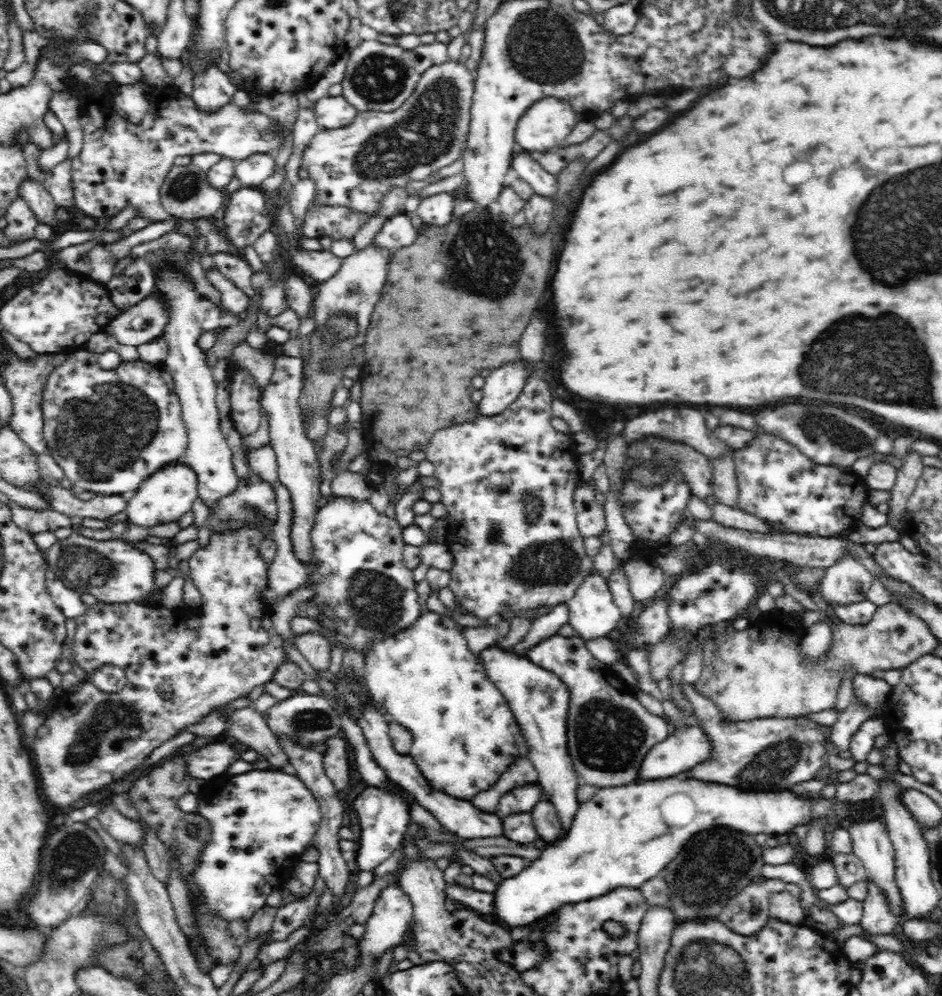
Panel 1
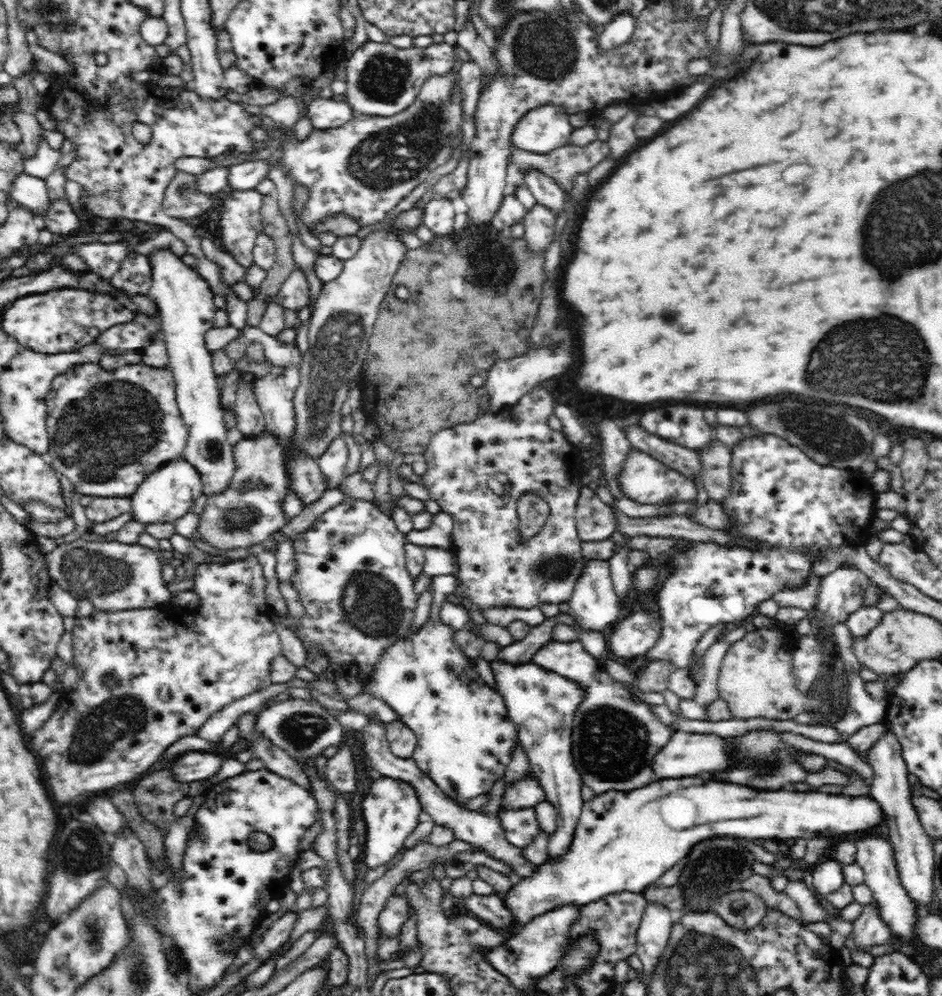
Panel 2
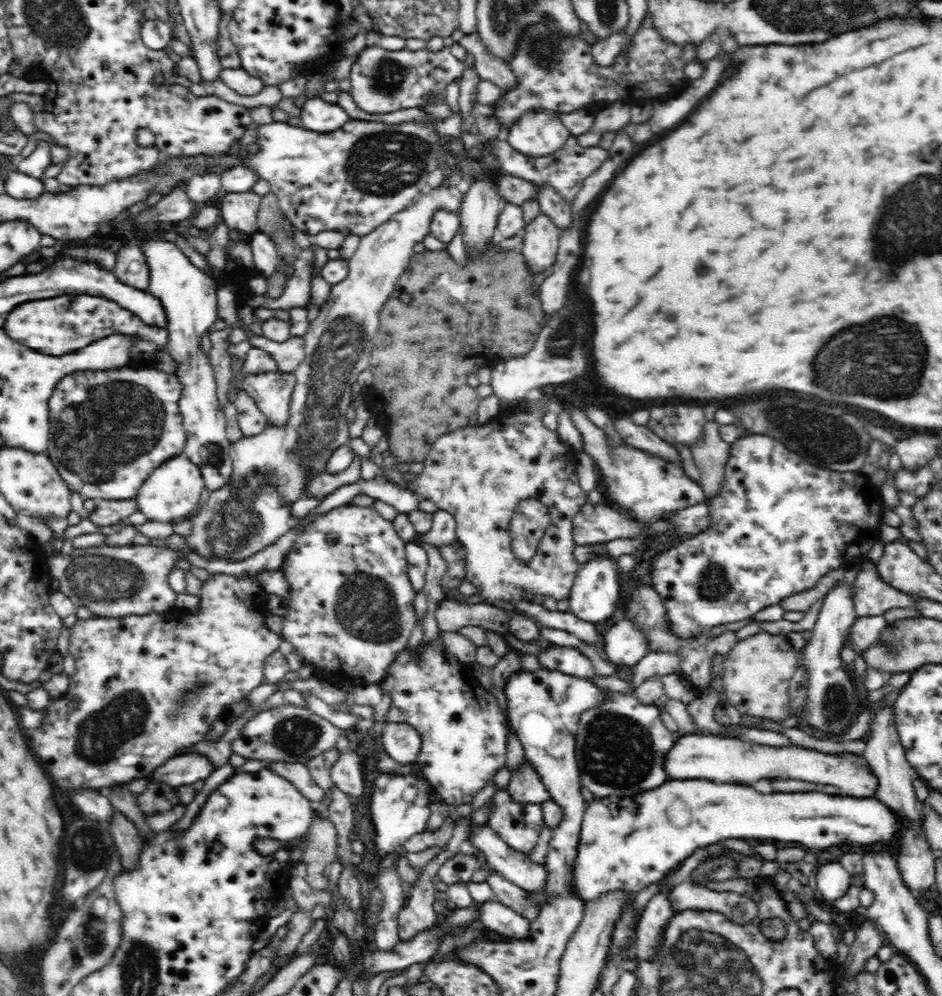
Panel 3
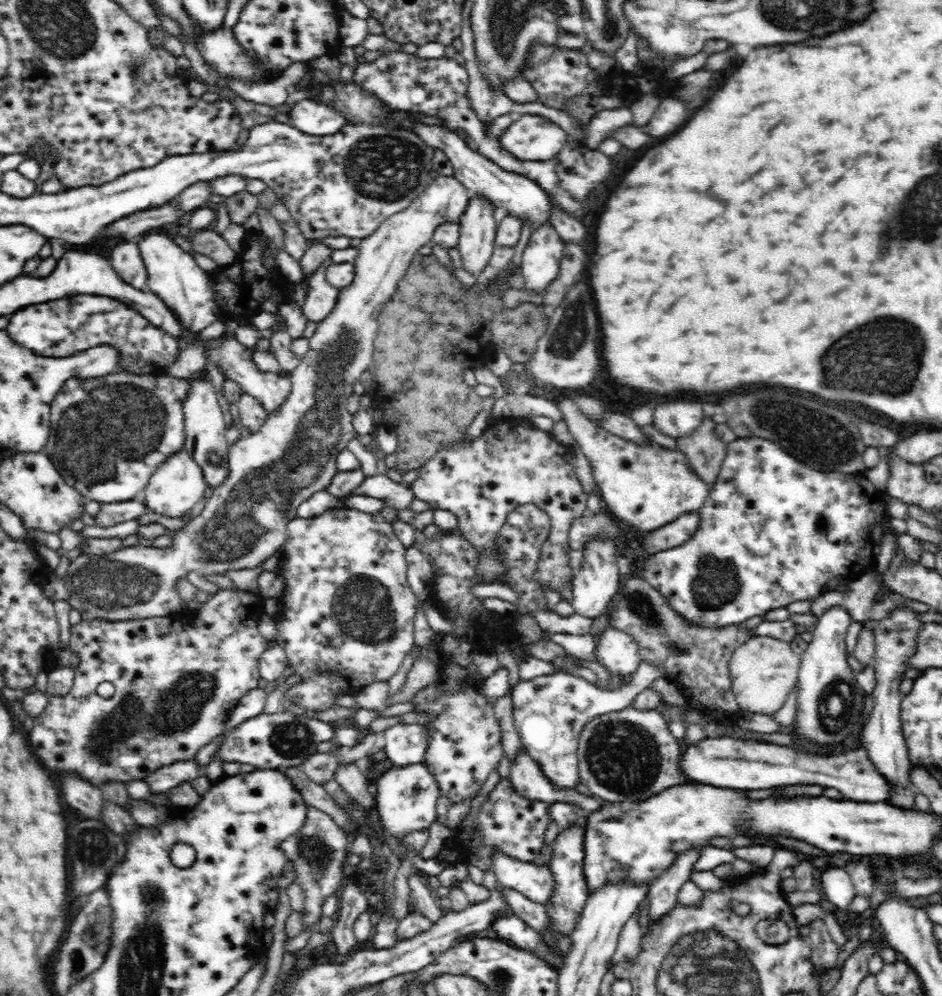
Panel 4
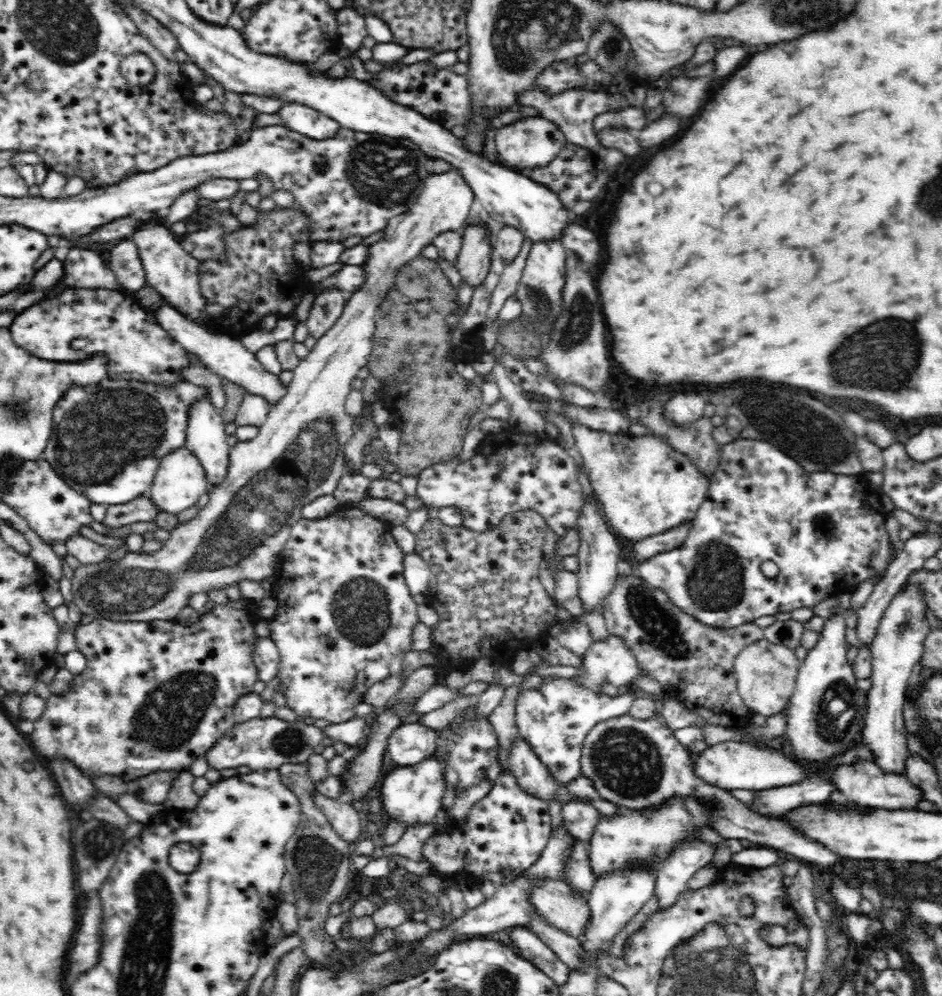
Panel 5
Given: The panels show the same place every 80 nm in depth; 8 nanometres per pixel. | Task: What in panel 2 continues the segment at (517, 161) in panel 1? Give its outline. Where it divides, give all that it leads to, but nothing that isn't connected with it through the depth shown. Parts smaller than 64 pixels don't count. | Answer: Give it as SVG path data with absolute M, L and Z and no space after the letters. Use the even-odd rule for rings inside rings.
M528 169L524 181L537 204L544 205L556 218L565 210L566 195L552 178L540 171Z

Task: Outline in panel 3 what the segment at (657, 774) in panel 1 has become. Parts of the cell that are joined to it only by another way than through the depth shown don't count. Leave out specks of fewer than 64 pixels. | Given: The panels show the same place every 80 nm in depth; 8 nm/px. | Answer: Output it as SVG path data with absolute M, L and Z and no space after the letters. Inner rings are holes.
M677 735L676 743L668 752L665 758L665 771L668 776L674 779L706 779L716 781L716 783L726 784L746 784L752 786L758 780L801 780L814 784L830 784L840 789L840 795L854 798L875 798L877 789L877 778L871 772L870 765L862 754L843 753L829 754L806 749L802 747L790 746L768 746L758 745L747 741L742 741L734 737L723 737L713 735L688 736Z

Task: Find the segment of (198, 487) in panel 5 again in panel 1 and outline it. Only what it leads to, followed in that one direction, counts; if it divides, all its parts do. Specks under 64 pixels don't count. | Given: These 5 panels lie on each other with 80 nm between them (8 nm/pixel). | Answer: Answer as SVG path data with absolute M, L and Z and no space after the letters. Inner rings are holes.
M181 461L166 466L150 475L144 483L129 495L127 507L127 520L138 526L150 528L156 524L176 522L183 514L192 510L192 502L199 497L197 474L188 465Z

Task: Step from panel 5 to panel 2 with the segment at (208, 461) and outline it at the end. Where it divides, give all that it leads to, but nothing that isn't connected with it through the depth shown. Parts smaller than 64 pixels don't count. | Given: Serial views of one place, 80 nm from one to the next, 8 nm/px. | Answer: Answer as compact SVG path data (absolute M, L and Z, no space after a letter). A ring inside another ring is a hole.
M162 248L152 252L148 258L152 267L152 282L147 295L158 305L160 334L165 340L170 359L168 368L175 380L177 405L189 434L182 459L198 470L204 494L220 495L230 486L237 468L233 446L226 439L212 352L205 347L205 334L213 329L214 321L220 317L214 306L215 293L205 278L182 261L180 250Z

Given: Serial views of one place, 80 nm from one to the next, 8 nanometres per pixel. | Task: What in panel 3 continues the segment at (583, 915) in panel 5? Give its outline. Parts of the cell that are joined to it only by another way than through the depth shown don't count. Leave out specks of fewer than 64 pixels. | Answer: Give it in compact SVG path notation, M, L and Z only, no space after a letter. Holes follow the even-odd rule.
M488 825L480 828L472 826L469 841L482 850L487 864L494 869L496 875L520 887L524 893L535 895L548 887L545 865L511 849Z

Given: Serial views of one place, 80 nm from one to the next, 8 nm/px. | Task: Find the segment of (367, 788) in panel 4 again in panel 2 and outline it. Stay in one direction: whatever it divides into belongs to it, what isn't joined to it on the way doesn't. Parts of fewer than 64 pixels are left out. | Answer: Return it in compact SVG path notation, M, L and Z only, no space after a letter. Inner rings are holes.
M345 744L326 763L327 780L331 788L342 793L356 791L356 760L354 752Z

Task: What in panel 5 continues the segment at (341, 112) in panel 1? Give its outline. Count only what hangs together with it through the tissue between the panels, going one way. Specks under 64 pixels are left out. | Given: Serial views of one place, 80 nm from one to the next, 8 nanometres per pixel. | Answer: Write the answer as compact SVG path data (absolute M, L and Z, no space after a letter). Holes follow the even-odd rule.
M284 103L277 110L276 114L281 119L279 124L286 125L292 131L314 140L324 140L336 136L338 128L340 128L340 125L334 119L328 118L326 115L302 104Z

